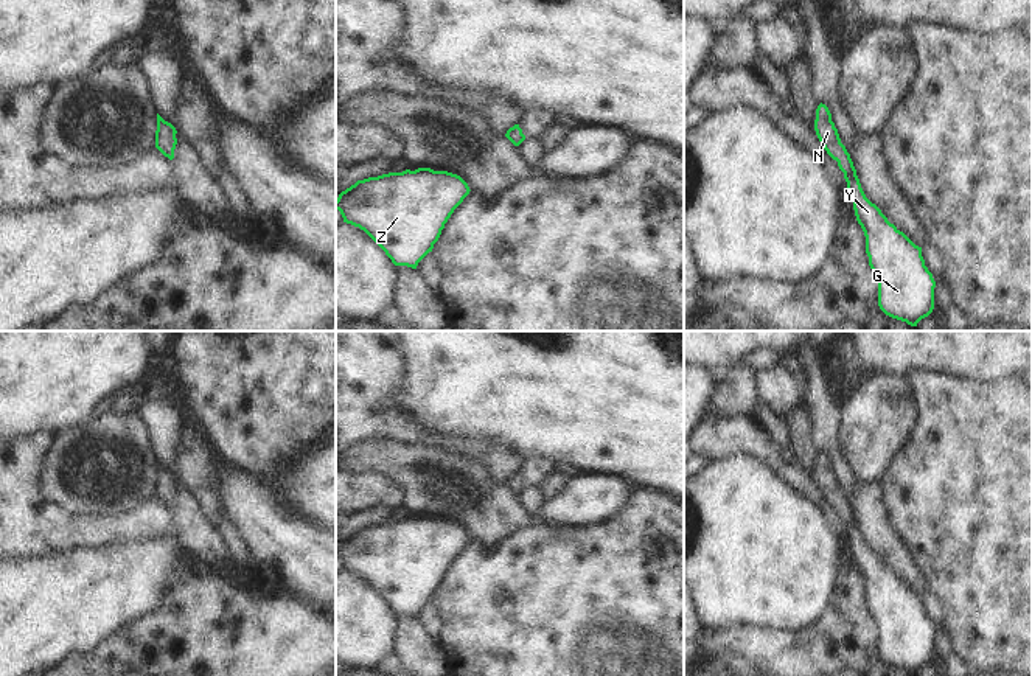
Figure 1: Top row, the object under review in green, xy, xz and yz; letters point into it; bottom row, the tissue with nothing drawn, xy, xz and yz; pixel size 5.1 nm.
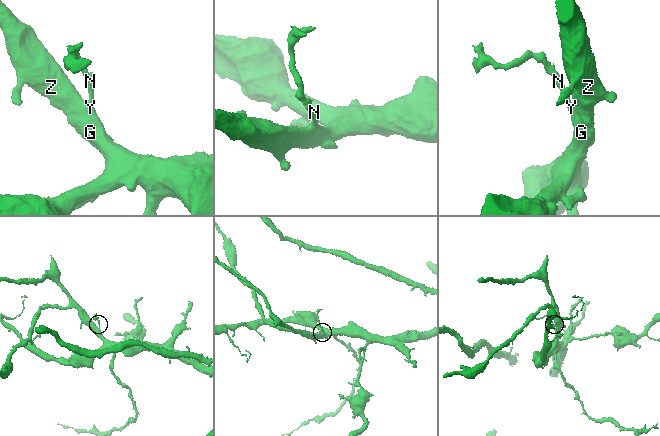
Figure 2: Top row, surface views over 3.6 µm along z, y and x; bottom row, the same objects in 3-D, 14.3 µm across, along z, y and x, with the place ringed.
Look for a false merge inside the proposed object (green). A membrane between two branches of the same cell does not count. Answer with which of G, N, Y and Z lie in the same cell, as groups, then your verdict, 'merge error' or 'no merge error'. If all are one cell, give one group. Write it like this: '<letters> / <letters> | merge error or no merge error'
G N Y Z | no merge error

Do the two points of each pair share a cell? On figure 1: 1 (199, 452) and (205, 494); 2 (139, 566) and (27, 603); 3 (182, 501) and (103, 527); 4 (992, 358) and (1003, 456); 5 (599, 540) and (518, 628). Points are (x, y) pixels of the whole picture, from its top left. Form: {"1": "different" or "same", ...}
{"1": "same", "2": "same", "3": "different", "4": "different", "5": "same"}

